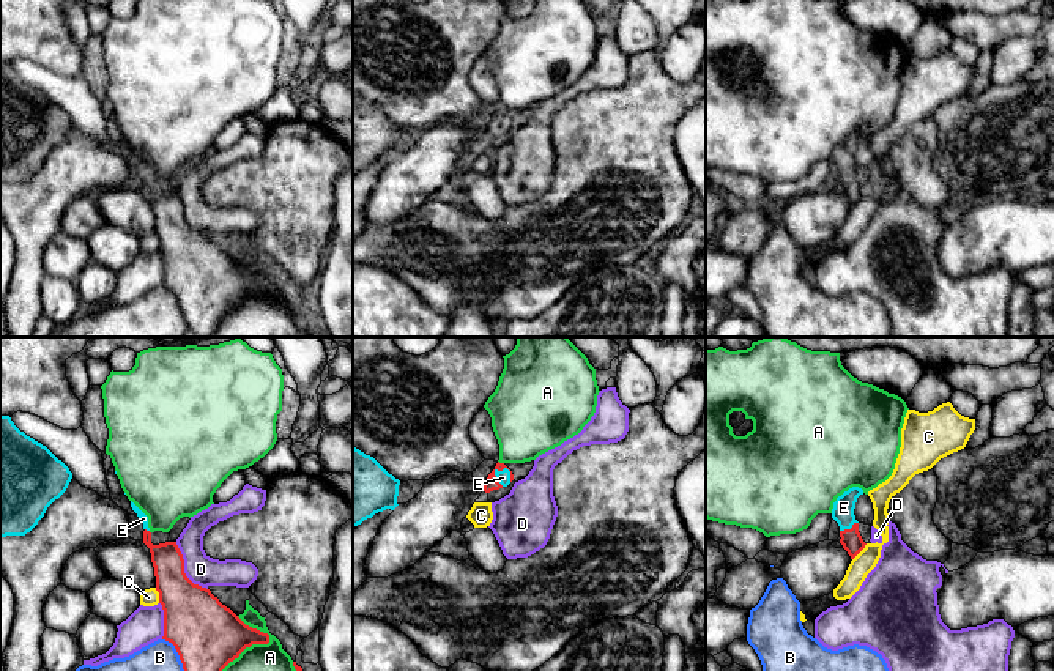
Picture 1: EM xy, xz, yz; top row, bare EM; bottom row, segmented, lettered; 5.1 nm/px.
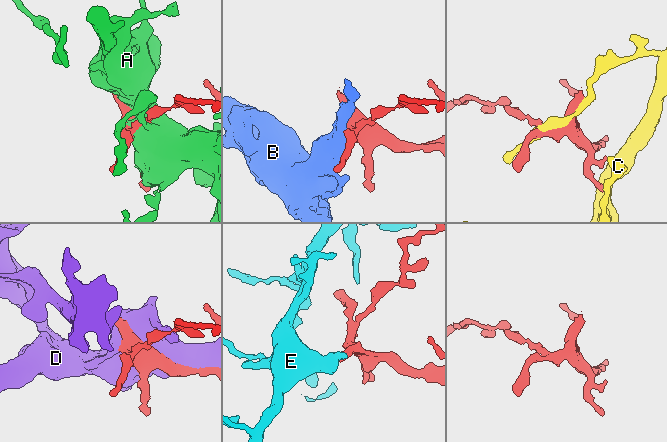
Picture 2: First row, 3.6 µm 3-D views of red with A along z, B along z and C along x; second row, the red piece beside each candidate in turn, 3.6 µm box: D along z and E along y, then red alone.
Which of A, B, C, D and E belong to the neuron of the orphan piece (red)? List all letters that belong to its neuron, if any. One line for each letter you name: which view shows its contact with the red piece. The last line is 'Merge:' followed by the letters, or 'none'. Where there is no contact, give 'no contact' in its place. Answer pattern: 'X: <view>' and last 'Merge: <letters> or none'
E: xz
Merge: E

